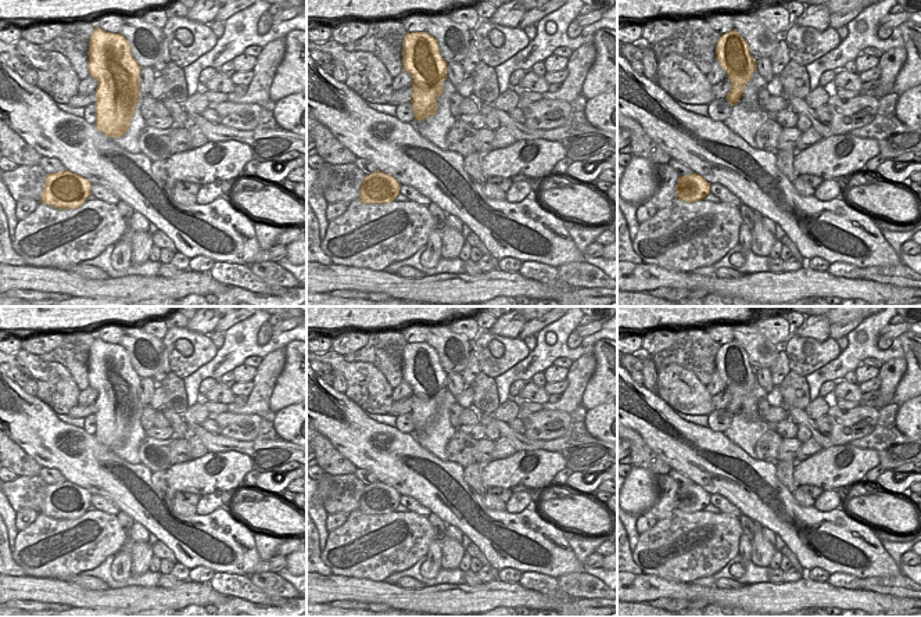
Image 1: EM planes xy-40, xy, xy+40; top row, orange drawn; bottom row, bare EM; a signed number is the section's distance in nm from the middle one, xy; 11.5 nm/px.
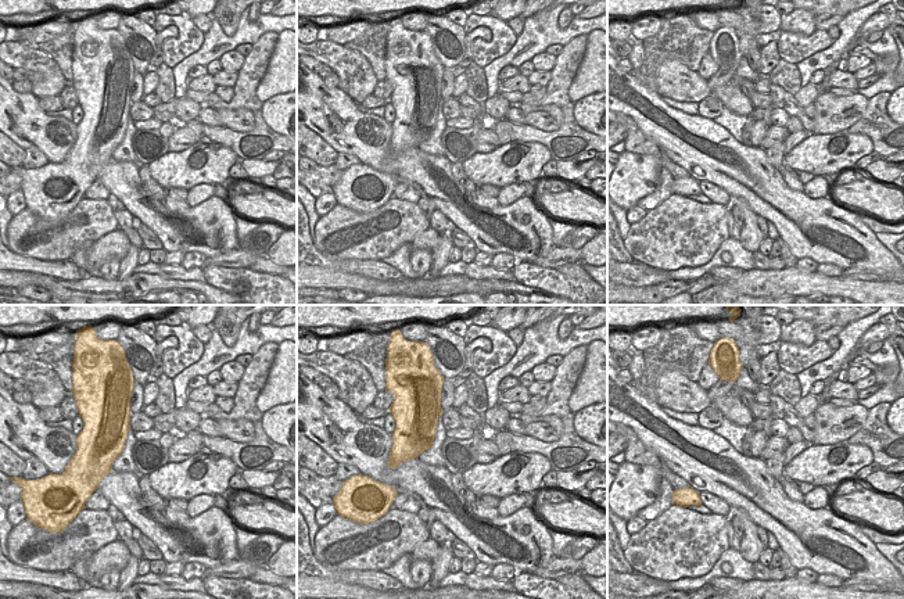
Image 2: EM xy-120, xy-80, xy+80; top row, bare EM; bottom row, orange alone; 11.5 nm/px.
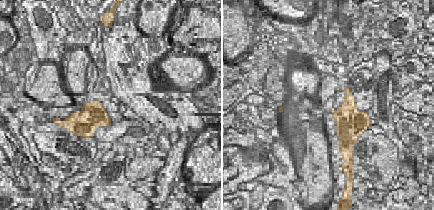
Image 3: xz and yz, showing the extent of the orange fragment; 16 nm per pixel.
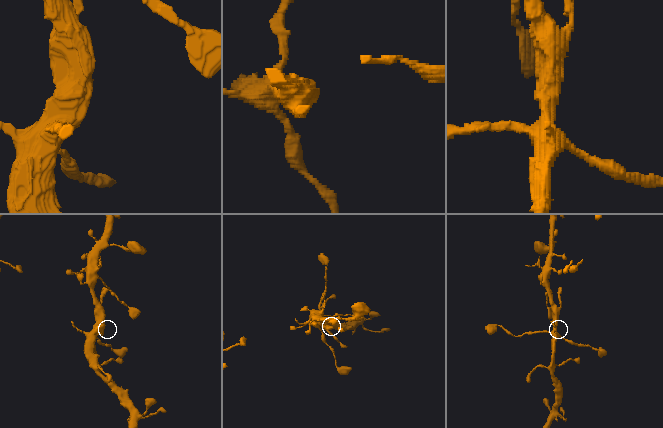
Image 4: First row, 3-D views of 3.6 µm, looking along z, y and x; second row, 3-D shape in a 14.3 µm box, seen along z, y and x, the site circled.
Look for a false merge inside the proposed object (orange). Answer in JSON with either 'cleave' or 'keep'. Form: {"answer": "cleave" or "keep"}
{"answer": "cleave"}

